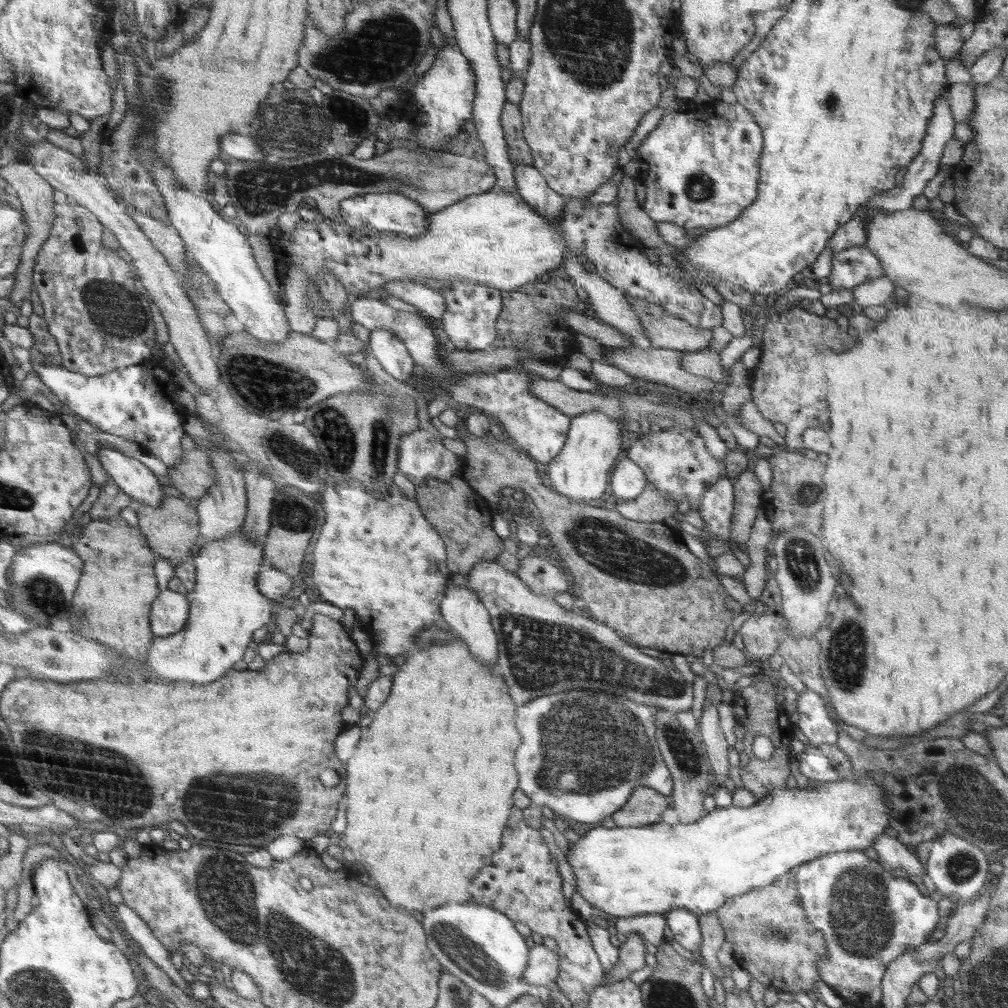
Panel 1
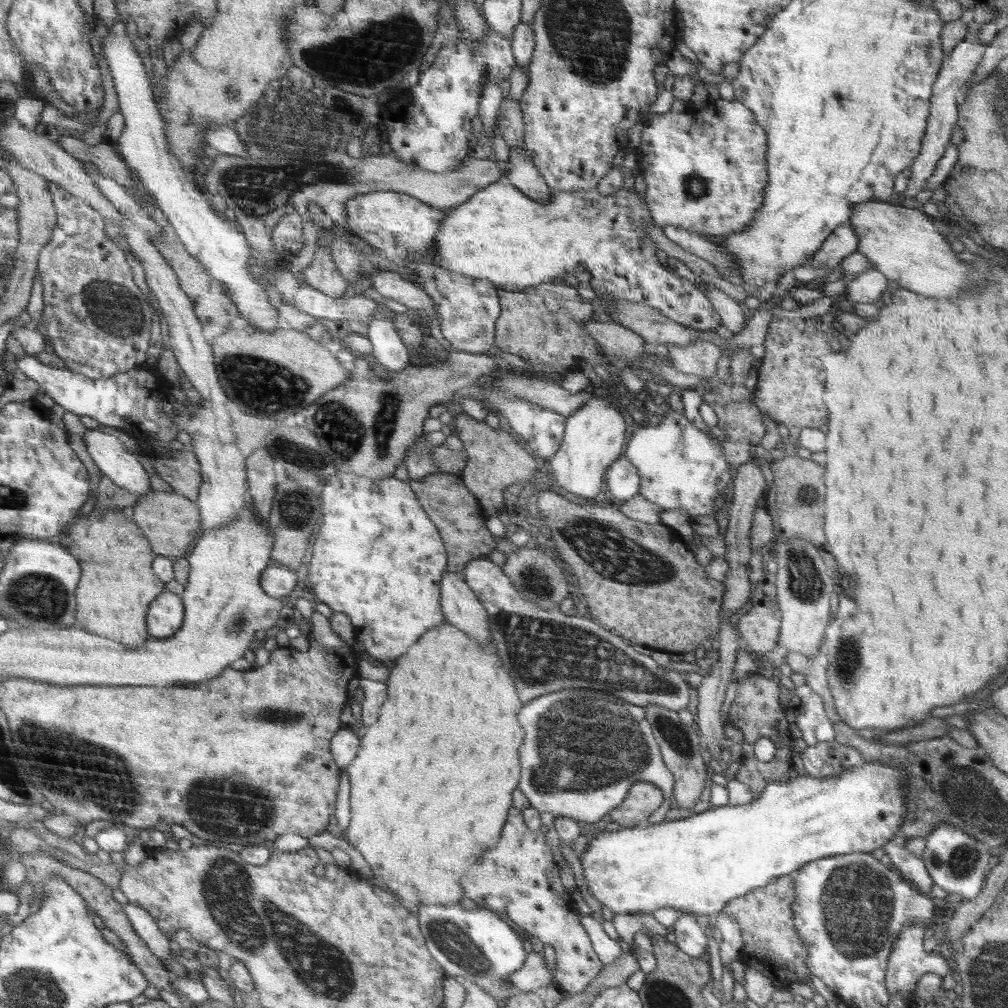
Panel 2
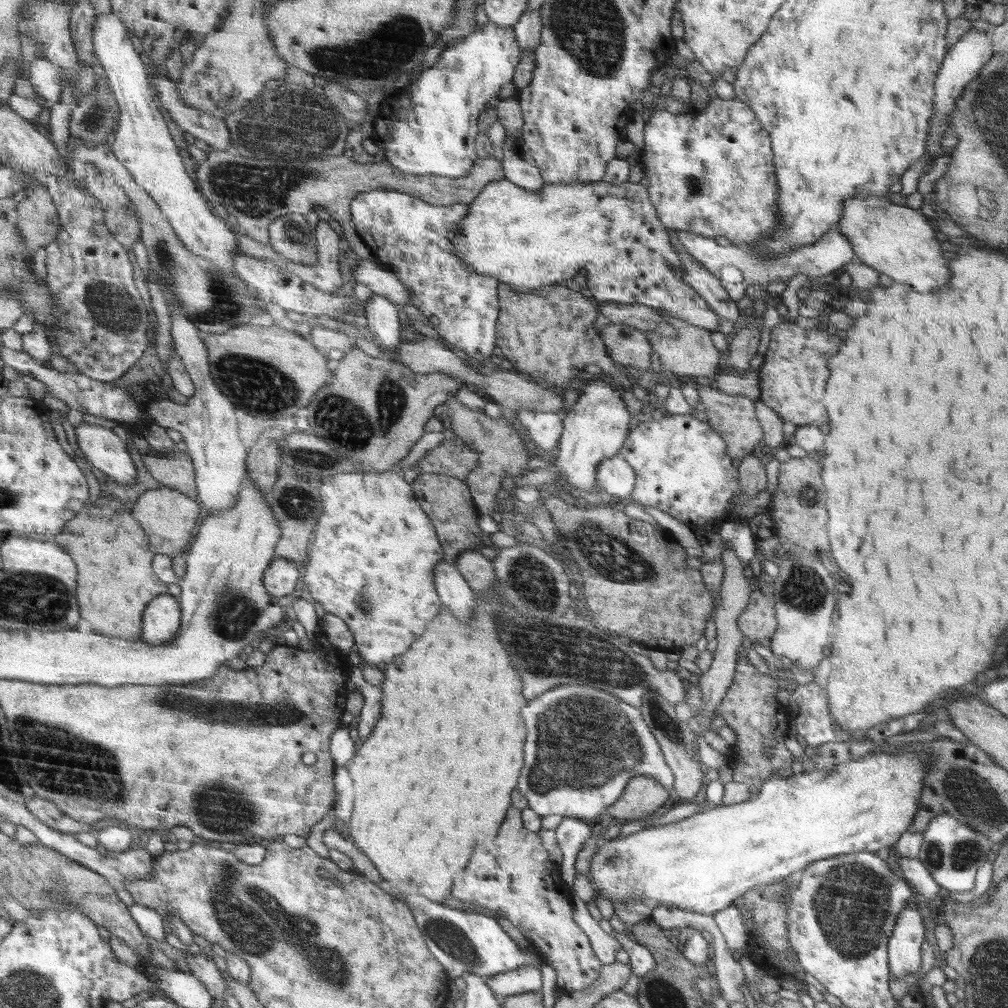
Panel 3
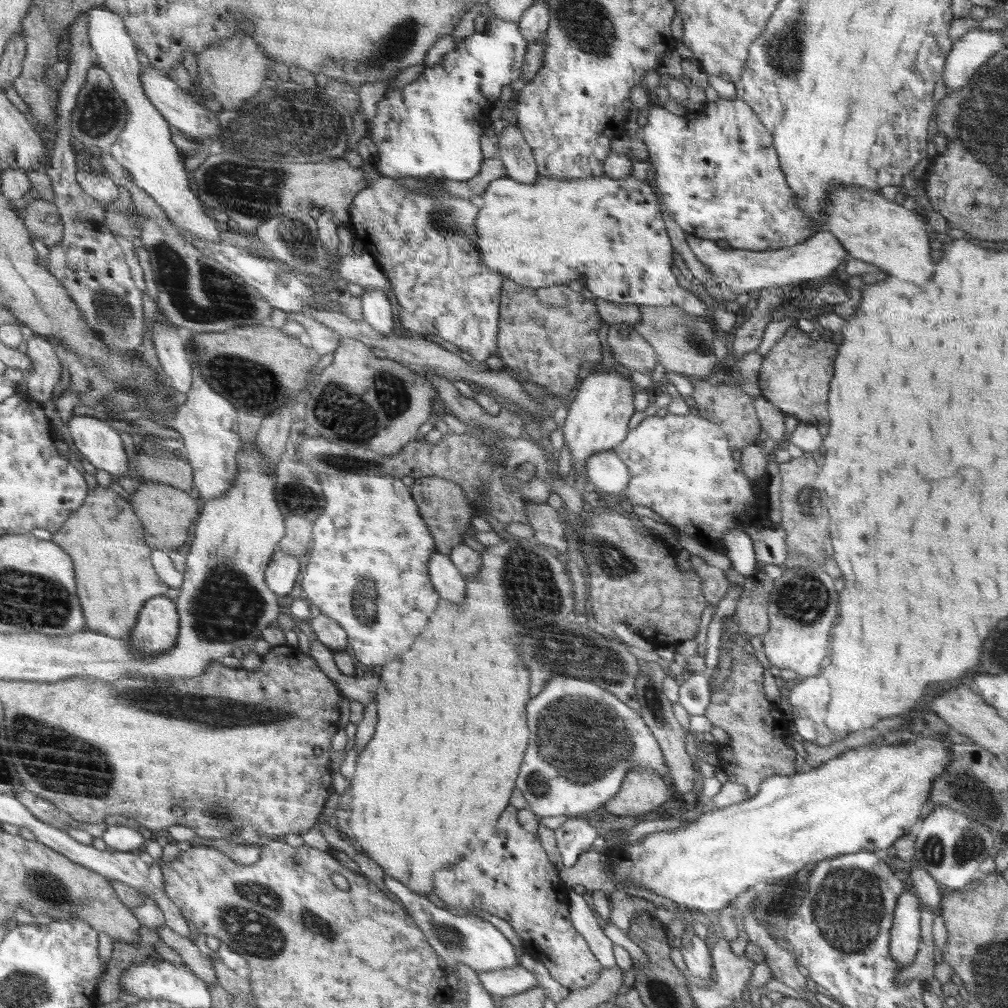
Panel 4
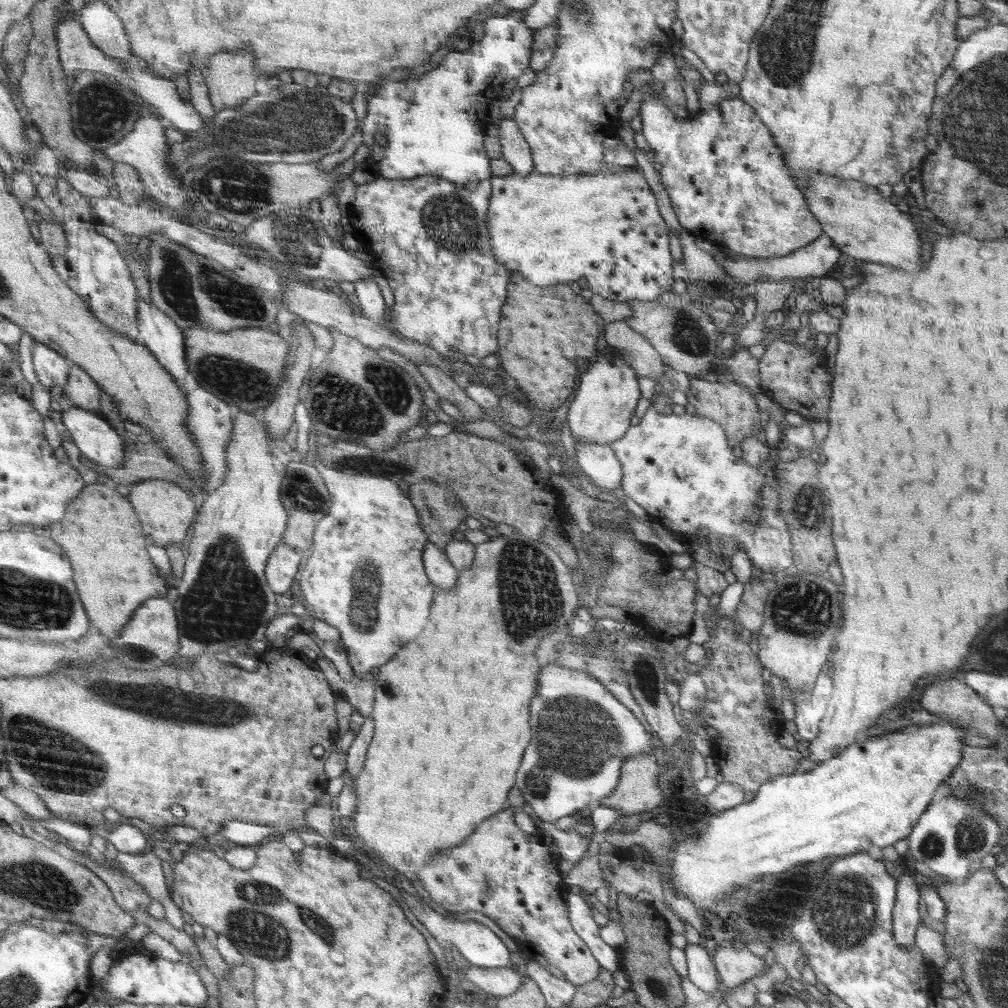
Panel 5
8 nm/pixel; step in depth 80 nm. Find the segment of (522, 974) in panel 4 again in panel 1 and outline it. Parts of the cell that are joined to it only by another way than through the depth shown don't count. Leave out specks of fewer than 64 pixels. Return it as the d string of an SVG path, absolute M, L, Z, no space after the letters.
M540 940L530 949L529 965L525 968L524 978L534 989L536 986L551 986L559 973L557 951L552 952Z

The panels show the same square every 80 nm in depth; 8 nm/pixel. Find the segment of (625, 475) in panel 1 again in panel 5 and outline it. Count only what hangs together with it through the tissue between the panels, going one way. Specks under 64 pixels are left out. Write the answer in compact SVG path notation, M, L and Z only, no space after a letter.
M582 442L576 443L574 450L579 467L598 488L611 492L620 487L622 465L609 445Z

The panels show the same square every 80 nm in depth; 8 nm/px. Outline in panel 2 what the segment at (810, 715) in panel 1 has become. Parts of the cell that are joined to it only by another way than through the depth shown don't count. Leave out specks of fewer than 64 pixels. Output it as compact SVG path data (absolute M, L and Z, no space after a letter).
M809 685L795 688L791 704L796 715L795 722L806 744L815 745L818 742L834 740L835 730L827 717L822 697L812 691Z

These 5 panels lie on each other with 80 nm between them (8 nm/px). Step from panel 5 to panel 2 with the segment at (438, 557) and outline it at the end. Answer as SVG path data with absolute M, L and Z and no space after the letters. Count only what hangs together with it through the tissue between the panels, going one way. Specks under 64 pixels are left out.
M446 569L441 584L441 606L450 624L466 630L476 642L486 642L490 632L487 610L478 600L477 595L466 585L461 574Z

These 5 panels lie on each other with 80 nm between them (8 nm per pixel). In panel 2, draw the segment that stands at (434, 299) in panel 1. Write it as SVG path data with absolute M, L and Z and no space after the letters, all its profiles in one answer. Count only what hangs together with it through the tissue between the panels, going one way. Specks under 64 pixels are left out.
M374 271L370 277L371 287L386 298L392 298L400 304L407 306L410 311L424 309L430 317L430 330L435 342L441 343L448 352L453 351L453 346L442 336L440 330L440 319L436 312L434 301L426 294L425 290L418 288L412 281L404 279L401 275L393 271Z

